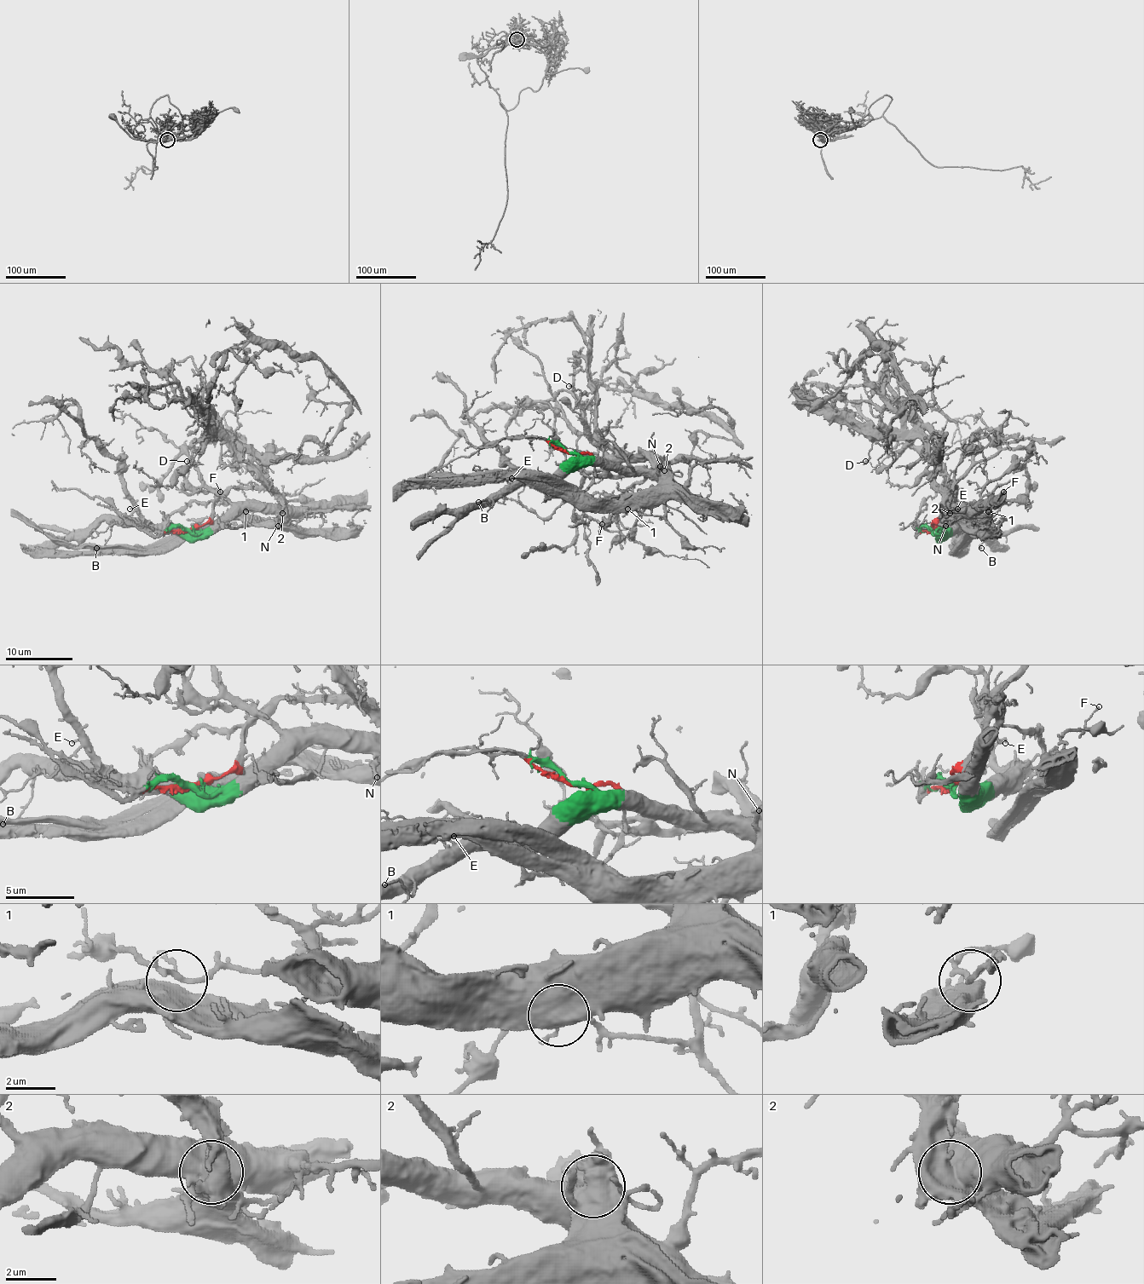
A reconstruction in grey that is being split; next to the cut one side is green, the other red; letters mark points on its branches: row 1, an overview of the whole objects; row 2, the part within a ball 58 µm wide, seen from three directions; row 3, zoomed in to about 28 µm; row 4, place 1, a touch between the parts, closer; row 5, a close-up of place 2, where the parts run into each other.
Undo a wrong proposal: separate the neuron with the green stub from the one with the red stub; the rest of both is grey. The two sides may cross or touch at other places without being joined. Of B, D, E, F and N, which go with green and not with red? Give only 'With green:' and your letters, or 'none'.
With green: B, E, F

